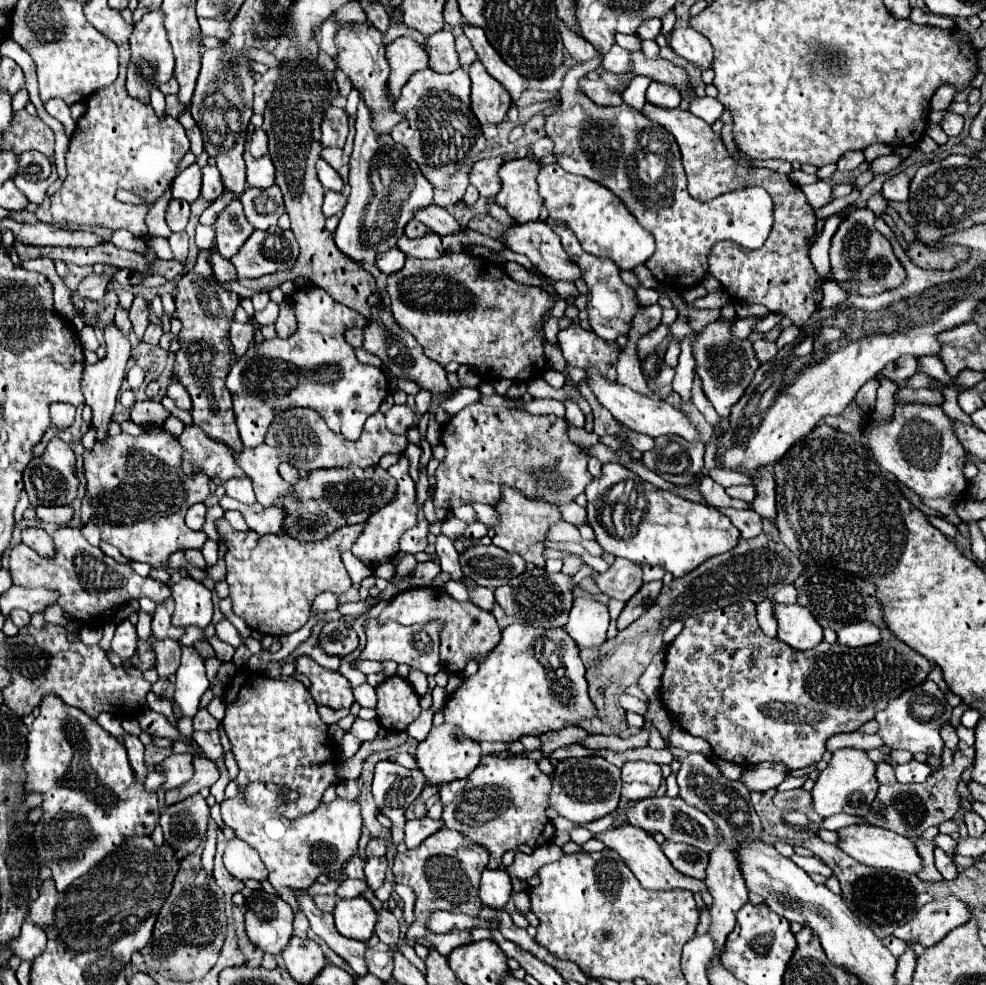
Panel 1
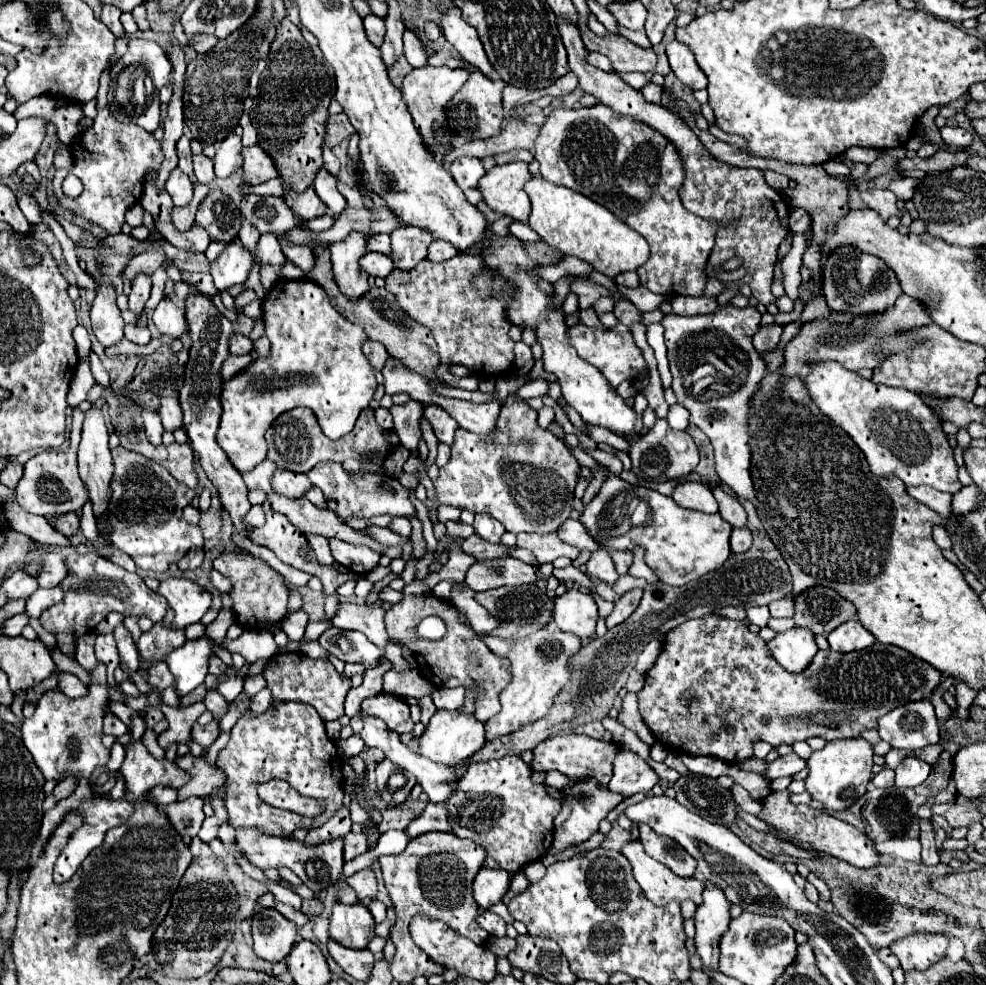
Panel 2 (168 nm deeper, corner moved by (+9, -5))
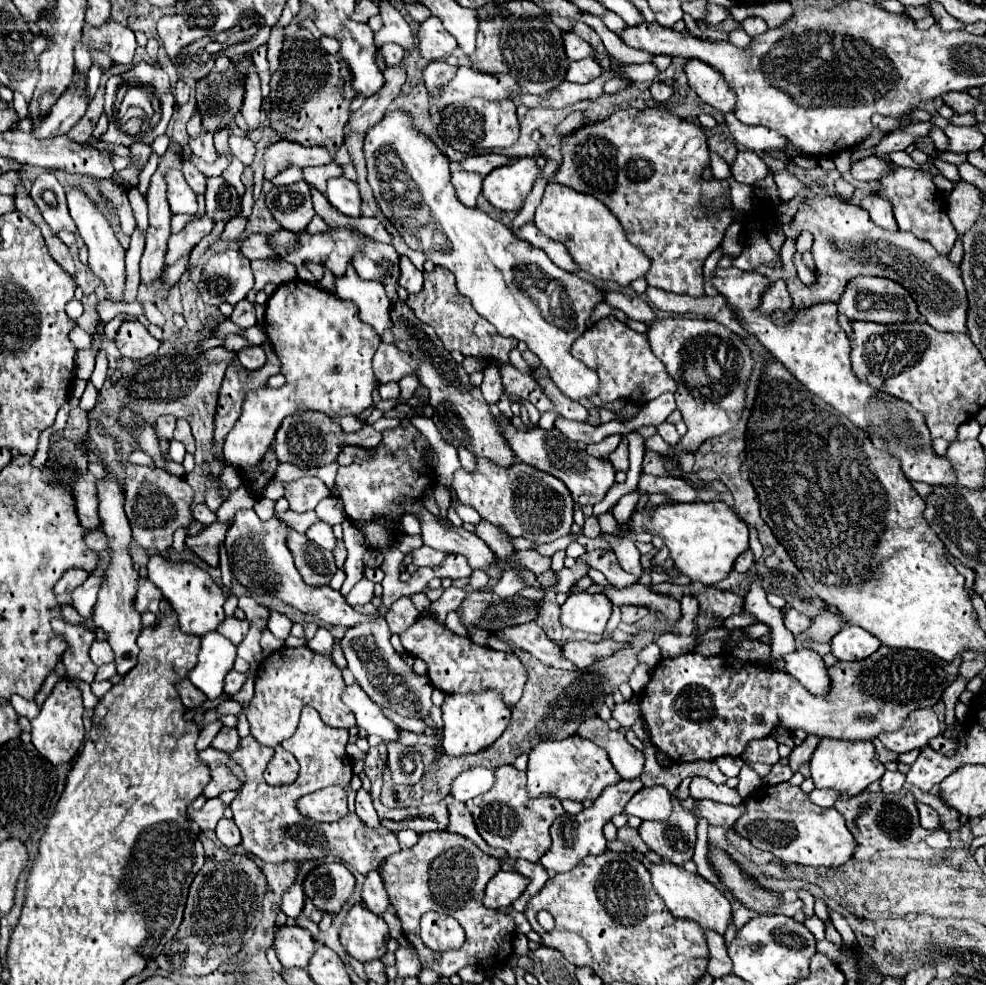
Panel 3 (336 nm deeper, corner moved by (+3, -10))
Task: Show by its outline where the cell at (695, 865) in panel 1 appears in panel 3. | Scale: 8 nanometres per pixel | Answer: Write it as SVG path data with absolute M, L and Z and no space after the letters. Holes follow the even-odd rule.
M676 802L674 820L642 822L638 832L640 838L650 846L650 850L676 866L684 866L694 856L696 818L684 812Z

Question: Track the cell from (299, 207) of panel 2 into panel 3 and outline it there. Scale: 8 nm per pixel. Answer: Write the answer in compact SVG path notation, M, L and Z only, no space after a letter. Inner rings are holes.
M304 180L282 188L274 188L268 194L266 204L272 216L280 222L280 226L292 232L306 230L306 226L314 218L312 190Z

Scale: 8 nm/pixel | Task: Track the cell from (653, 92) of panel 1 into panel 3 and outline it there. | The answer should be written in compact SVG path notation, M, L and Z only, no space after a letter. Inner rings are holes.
M654 82L650 88L656 102L666 102L672 96L672 86L666 86L664 82Z

